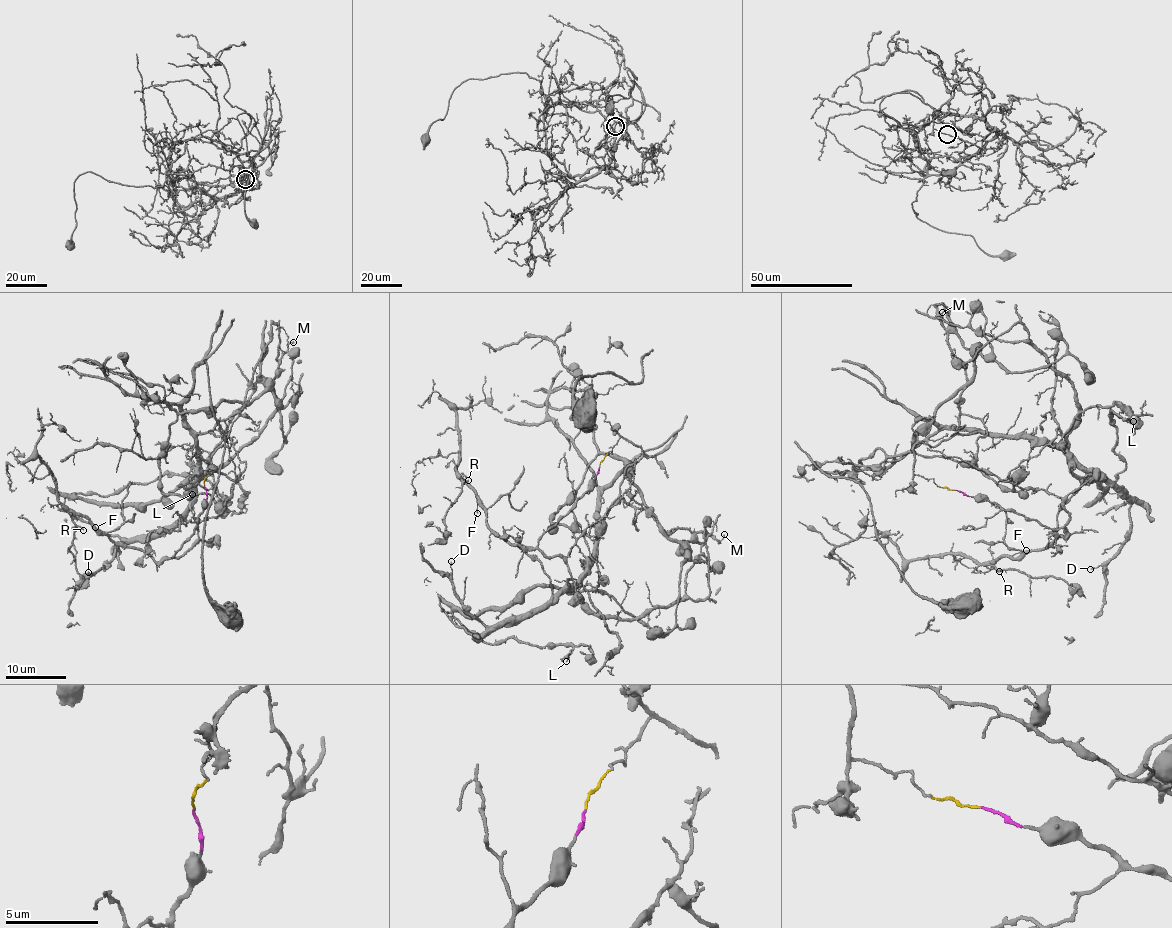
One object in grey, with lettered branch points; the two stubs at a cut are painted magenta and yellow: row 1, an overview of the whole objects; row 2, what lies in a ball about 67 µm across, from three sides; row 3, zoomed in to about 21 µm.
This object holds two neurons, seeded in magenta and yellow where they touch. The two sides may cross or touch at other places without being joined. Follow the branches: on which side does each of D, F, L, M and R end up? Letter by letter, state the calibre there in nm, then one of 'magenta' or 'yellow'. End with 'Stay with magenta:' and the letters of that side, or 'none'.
D: 120 nm thick; yellow
F: 110 nm thick; magenta
L: 130 nm thick; magenta
M: 100 nm thick; yellow
R: 130 nm thick; magenta
Stay with magenta: F, L, R

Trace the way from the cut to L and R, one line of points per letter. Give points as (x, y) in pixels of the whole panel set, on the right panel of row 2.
L: (955, 490), (1062, 528), (1059, 498), (1009, 475), (1058, 428), (1104, 495), (1126, 463), (1111, 414), (1133, 421)
R: (955, 490), (1064, 528), (1066, 537), (1043, 550), (1000, 558), (1000, 572)

